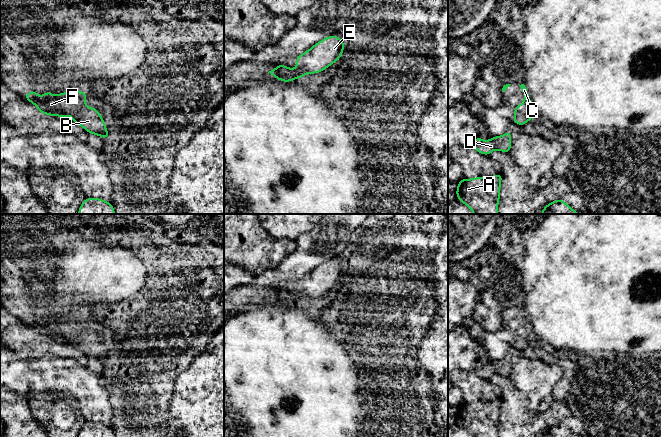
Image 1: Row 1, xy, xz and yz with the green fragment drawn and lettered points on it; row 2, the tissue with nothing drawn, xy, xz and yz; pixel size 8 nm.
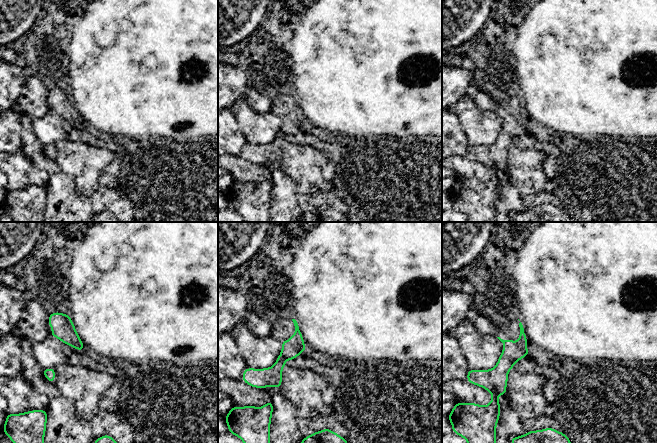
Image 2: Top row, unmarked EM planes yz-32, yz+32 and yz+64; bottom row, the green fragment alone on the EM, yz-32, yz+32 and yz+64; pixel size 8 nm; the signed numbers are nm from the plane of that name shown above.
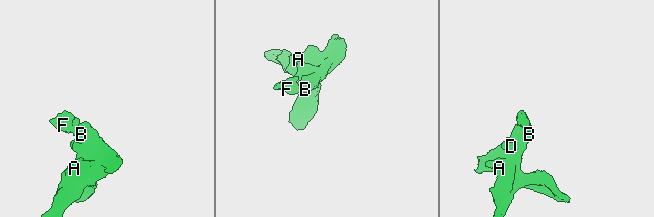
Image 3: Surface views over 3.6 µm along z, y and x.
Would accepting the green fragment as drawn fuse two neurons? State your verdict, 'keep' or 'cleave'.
keep

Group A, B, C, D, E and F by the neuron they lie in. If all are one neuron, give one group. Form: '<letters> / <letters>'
A B C D E F

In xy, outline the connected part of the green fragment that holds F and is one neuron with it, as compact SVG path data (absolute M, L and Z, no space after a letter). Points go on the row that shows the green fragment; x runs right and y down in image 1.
M32 90L25 94L26 100L35 105L41 114L57 117L72 117L72 122L84 128L89 134L108 138L110 135L103 117L94 107L86 105L86 92L71 91L54 95L46 91L39 96Z

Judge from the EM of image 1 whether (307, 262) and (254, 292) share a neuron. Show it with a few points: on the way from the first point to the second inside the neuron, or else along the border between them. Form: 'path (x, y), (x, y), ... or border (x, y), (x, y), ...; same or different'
path (294, 267), (267, 283); same

